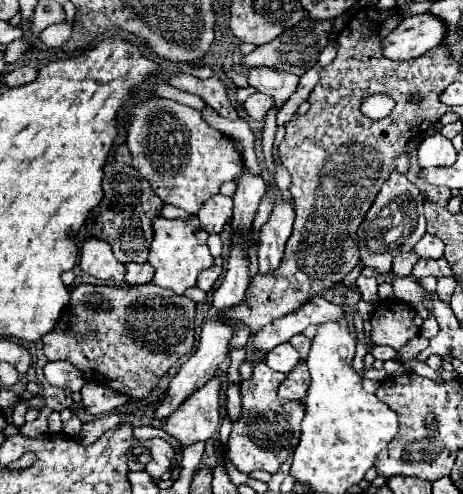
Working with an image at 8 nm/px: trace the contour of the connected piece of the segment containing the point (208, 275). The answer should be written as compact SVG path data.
M210 266L210 268L206 268L206 270L198 276L196 286L198 286L200 290L204 290L204 292L210 292L210 290L214 288L214 282L218 280L220 272L222 272L222 268L220 268L220 266Z

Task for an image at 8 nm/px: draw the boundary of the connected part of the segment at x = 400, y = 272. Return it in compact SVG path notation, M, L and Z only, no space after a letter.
M414 250L410 252L404 252L404 254L398 254L392 262L392 272L396 276L410 276L412 272L412 266L418 262L418 254L414 254Z

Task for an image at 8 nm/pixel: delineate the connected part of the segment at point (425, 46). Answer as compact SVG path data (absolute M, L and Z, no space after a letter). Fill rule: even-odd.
M420 14L404 18L384 40L382 40L382 56L388 60L412 60L422 56L424 52L442 44L446 36L446 26L442 20L432 14Z

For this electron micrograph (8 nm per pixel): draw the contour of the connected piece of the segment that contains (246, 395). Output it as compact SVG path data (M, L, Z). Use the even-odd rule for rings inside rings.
M256 364L254 374L242 380L242 410L232 422L232 432L228 440L228 460L244 474L252 470L266 470L276 474L282 462L294 454L300 442L300 422L304 418L304 404L298 400L280 400L278 386L284 382L286 374L274 372L266 364Z

